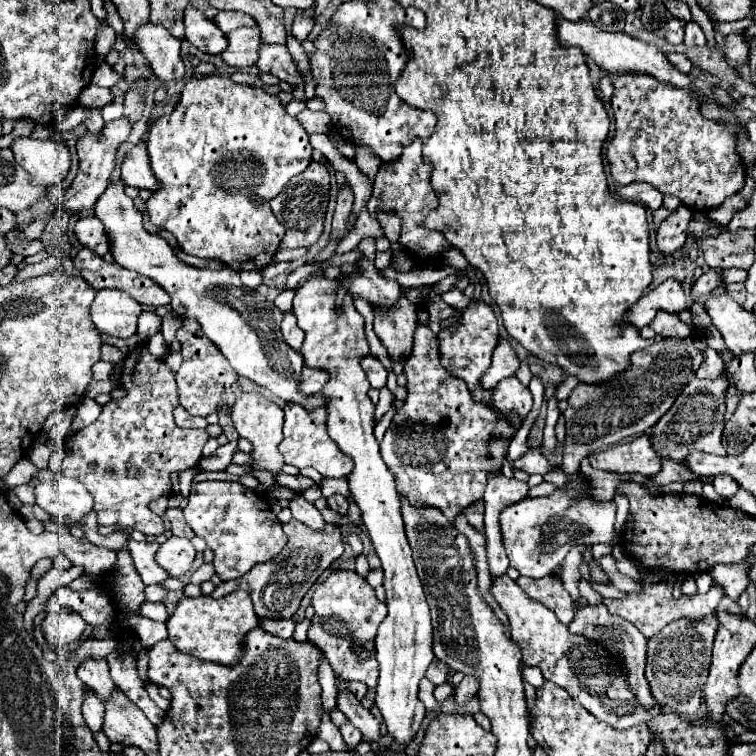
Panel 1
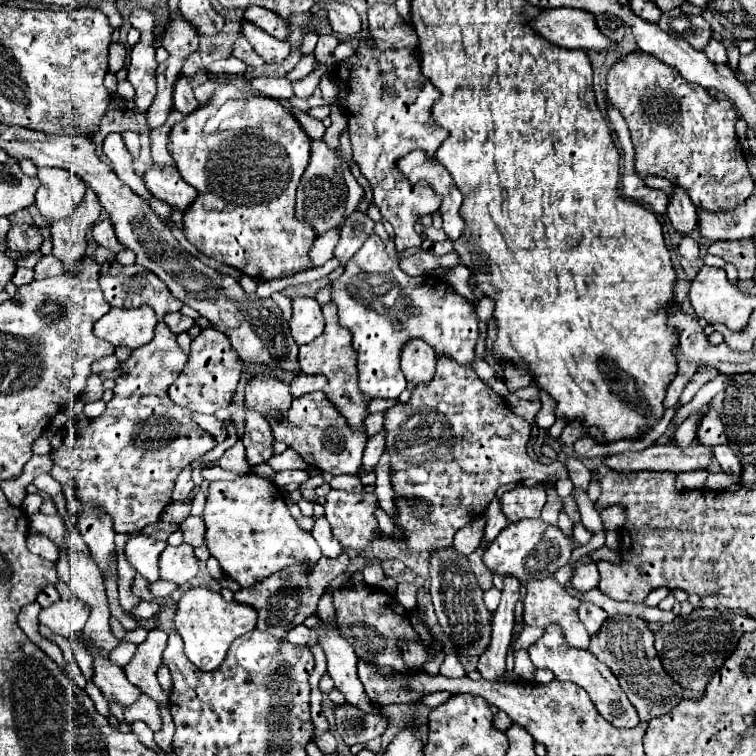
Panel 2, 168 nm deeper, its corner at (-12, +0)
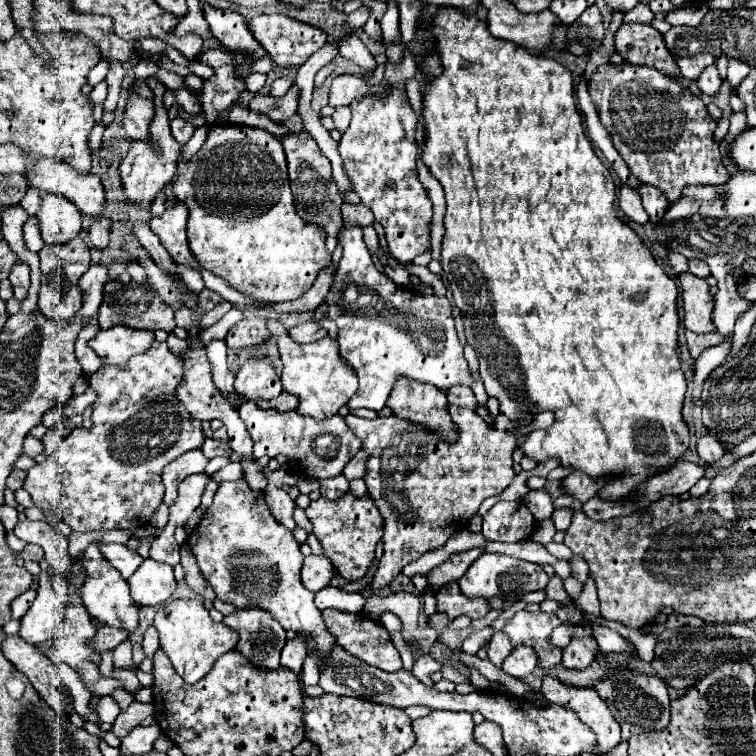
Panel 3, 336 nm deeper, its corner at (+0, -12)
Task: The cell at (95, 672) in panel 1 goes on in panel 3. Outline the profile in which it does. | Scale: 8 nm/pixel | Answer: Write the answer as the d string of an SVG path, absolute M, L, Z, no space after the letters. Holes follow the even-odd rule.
M44 520L18 522L14 534L24 542L38 544L44 550L48 562L54 566L54 572L58 572L62 578L68 576L68 564L72 564L72 558L68 552L68 538L64 534L52 530Z

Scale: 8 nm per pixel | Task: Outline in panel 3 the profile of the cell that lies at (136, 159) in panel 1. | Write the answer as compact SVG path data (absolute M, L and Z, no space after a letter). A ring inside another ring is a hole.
M174 202L174 206L164 210L162 216L150 218L150 228L176 262L196 268L198 262L192 256L186 242L186 220L188 220L188 208L182 202Z

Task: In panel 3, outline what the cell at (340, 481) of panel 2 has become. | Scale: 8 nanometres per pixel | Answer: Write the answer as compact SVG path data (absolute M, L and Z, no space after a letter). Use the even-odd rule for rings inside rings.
M336 476L330 480L322 480L320 482L320 492L326 500L338 500L340 496L344 496L348 492L348 480L344 476Z

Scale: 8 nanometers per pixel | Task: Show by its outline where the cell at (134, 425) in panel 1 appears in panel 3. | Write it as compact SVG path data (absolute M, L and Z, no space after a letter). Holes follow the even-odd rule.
M152 342L146 354L134 356L128 364L102 366L88 378L94 388L96 402L92 412L92 428L72 430L44 462L28 470L24 488L30 492L34 504L40 510L52 508L52 512L78 532L108 532L108 530L132 530L150 520L156 508L162 504L164 486L160 472L164 464L176 460L188 450L196 450L204 442L200 420L192 418L184 406L174 398L174 390L182 380L182 360L174 356L166 342Z

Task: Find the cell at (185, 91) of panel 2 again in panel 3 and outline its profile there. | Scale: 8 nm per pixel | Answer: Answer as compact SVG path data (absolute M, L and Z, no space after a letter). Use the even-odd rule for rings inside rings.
M176 116L176 118L170 122L170 130L172 130L174 140L182 146L182 144L186 144L186 142L192 138L192 134L194 134L196 126L194 126L190 120Z

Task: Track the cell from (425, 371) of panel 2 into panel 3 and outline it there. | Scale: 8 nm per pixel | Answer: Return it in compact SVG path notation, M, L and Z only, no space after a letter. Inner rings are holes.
M402 376L402 380L396 382L396 388L392 388L388 406L400 418L430 426L448 442L456 438L456 430L448 414L446 394L432 384L428 386L418 380L404 380Z

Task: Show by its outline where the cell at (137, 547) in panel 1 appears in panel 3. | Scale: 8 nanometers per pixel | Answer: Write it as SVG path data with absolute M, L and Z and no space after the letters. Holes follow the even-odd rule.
M102 544L100 552L124 576L124 580L128 580L144 562L144 558L138 552L128 550L124 544Z

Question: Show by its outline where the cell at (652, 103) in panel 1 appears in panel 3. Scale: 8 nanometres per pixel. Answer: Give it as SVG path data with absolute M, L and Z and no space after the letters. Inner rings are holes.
M602 64L590 78L590 96L592 102L600 114L602 124L606 126L614 148L626 162L632 176L636 176L644 184L652 184L660 188L670 202L680 200L680 192L686 186L720 186L728 182L728 170L724 168L718 152L718 142L714 140L714 128L716 122L706 112L706 104L692 94L690 90L670 92L670 90L656 90L650 86L650 82L656 82L656 76L650 68L636 66L636 64Z

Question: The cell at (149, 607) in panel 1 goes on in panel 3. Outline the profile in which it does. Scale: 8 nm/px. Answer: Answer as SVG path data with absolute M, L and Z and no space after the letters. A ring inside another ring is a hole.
M102 626L96 636L92 638L92 646L98 648L100 652L104 652L106 648L116 648L122 640L126 640L128 636L124 636L124 632L120 632L120 628L108 628Z

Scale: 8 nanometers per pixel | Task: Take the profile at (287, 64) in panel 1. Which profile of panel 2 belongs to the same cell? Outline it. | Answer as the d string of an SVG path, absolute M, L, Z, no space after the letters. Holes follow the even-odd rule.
M248 20L240 22L240 32L246 36L246 40L256 50L256 54L262 56L262 60L268 64L280 64L290 54L290 42L282 42L276 40L274 36L268 36Z

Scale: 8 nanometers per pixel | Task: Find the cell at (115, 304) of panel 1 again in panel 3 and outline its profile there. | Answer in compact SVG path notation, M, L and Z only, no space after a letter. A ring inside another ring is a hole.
M132 328L100 330L88 346L102 358L102 364L124 364L136 354L144 354L154 340L154 332L140 332Z

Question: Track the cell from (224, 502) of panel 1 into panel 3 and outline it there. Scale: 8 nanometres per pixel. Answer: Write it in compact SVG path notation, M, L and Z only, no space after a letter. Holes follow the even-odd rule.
M246 480L236 482L222 482L214 494L212 506L206 510L204 518L200 520L198 528L190 534L188 546L198 560L198 566L204 578L214 588L216 596L222 602L230 602L236 608L264 608L268 610L286 630L294 630L298 636L306 640L308 654L318 656L318 668L324 670L324 660L328 660L328 652L336 646L332 632L324 624L322 612L314 606L314 594L300 584L300 568L302 568L302 552L300 544L294 540L292 532L282 526L272 514L264 500L264 492L254 492L246 484Z

